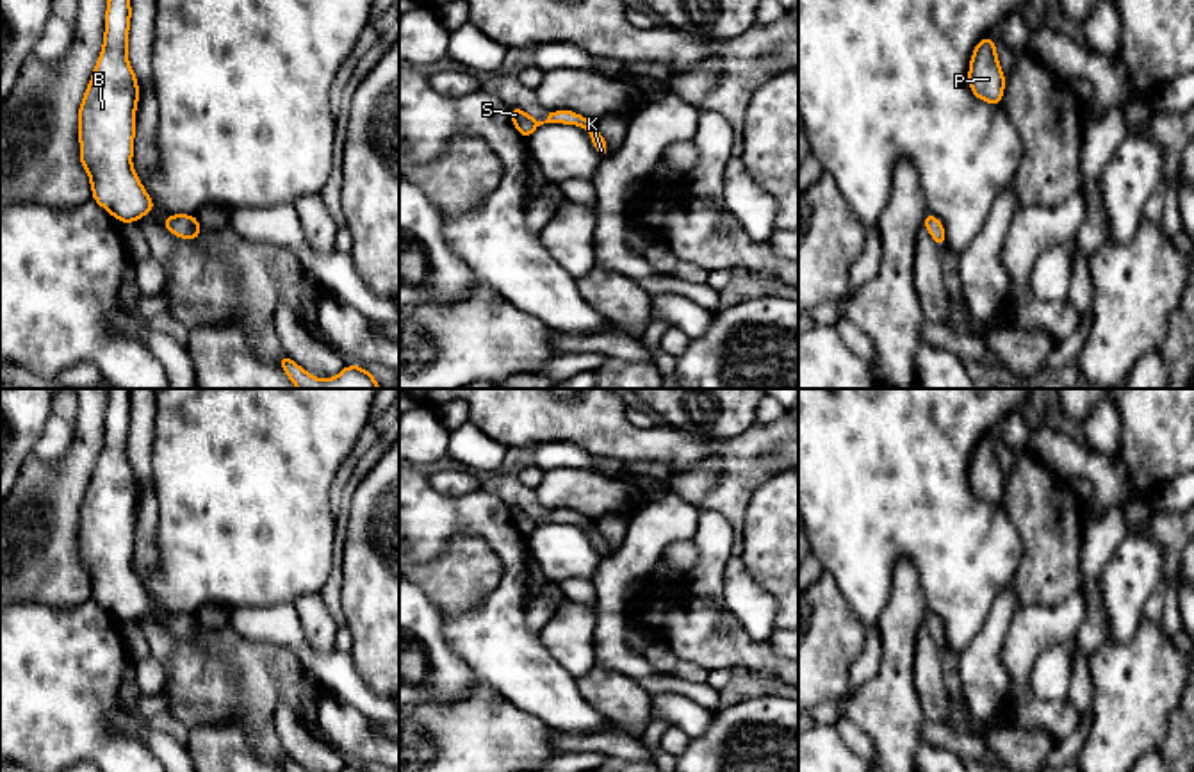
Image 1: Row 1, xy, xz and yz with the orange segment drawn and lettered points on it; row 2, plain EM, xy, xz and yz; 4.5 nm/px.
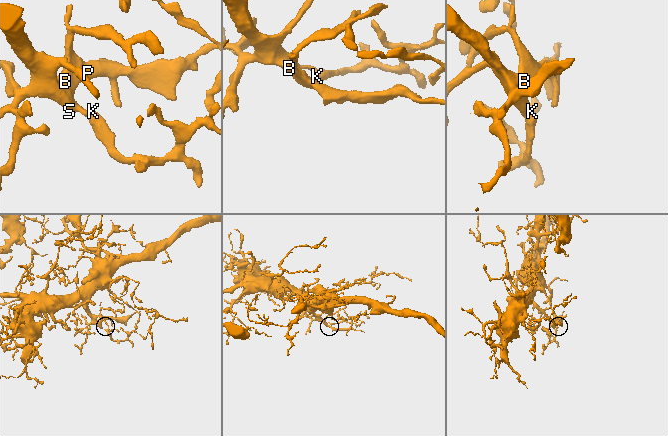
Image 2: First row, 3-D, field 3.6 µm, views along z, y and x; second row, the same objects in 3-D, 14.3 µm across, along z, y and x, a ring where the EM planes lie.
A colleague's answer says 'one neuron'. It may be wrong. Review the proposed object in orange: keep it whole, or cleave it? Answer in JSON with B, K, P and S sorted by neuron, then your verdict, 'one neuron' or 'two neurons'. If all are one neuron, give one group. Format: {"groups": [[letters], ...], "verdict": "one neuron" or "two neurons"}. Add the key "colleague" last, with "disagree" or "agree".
{"groups": [["B", "K", "P", "S"]], "verdict": "one neuron", "colleague": "agree"}

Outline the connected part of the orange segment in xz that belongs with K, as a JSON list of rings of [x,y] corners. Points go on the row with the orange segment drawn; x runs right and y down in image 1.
[[[510,107],[510,119],[524,139],[527,139],[544,123],[563,123],[563,125],[583,127],[588,130],[597,153],[602,159],[609,155],[609,148],[608,148],[602,134],[597,130],[595,121],[586,119],[585,116],[581,116],[577,112],[560,109],[560,111],[549,112],[545,121],[538,121],[538,119],[527,116],[526,111],[522,111],[519,107]]]

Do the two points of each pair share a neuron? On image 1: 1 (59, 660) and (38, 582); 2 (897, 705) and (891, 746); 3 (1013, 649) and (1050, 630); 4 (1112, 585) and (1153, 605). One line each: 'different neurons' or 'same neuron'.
1: different neurons
2: same neuron
3: same neuron
4: different neurons

